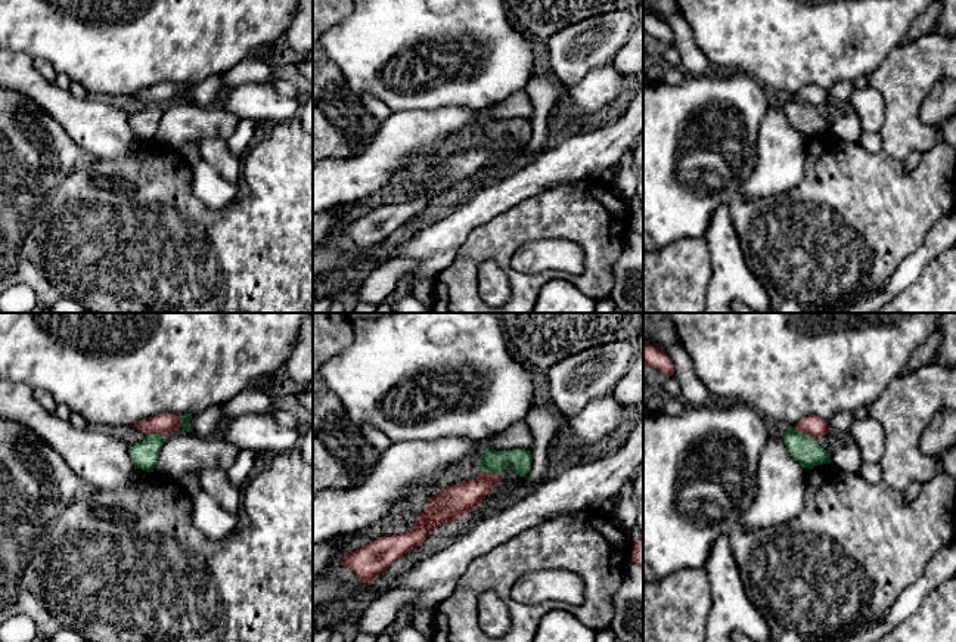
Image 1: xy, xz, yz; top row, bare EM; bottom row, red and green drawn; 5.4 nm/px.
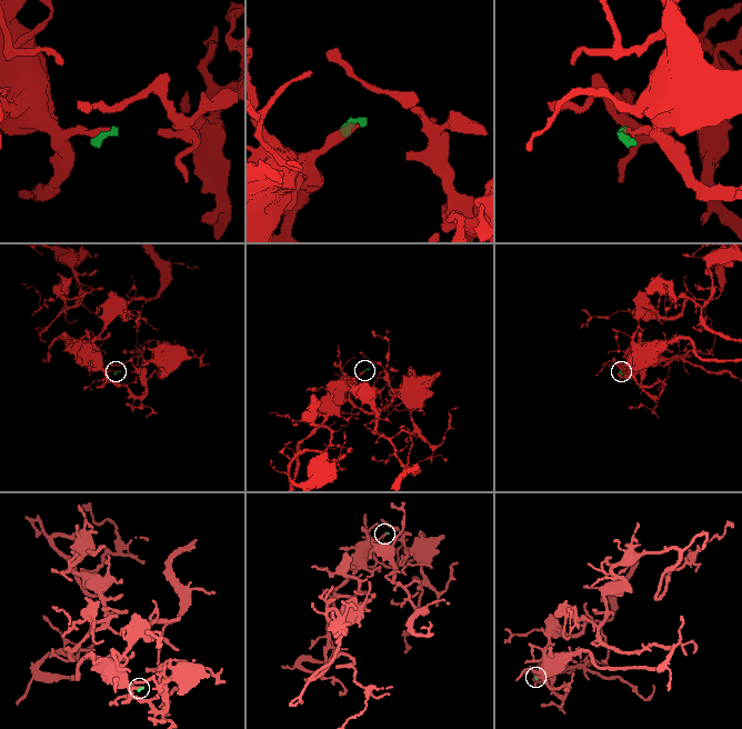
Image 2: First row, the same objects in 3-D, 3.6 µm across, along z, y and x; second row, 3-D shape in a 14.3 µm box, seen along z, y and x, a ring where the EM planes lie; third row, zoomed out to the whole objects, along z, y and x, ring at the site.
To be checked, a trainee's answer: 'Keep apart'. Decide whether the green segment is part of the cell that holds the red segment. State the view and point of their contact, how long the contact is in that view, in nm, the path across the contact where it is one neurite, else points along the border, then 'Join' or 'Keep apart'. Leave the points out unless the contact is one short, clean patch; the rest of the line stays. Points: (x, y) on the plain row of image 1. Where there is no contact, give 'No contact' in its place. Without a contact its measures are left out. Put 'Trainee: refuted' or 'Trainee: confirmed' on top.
Trainee: refuted
Touches red at yz (806, 102). Shared border 140 nm. Path across: yz (816, 96), (806, 102), (803, 117). Join

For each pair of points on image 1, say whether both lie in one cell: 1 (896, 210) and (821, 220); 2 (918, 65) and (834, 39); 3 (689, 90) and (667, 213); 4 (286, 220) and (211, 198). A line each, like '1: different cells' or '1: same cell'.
1: same cell
2: different cells
3: same cell
4: different cells

